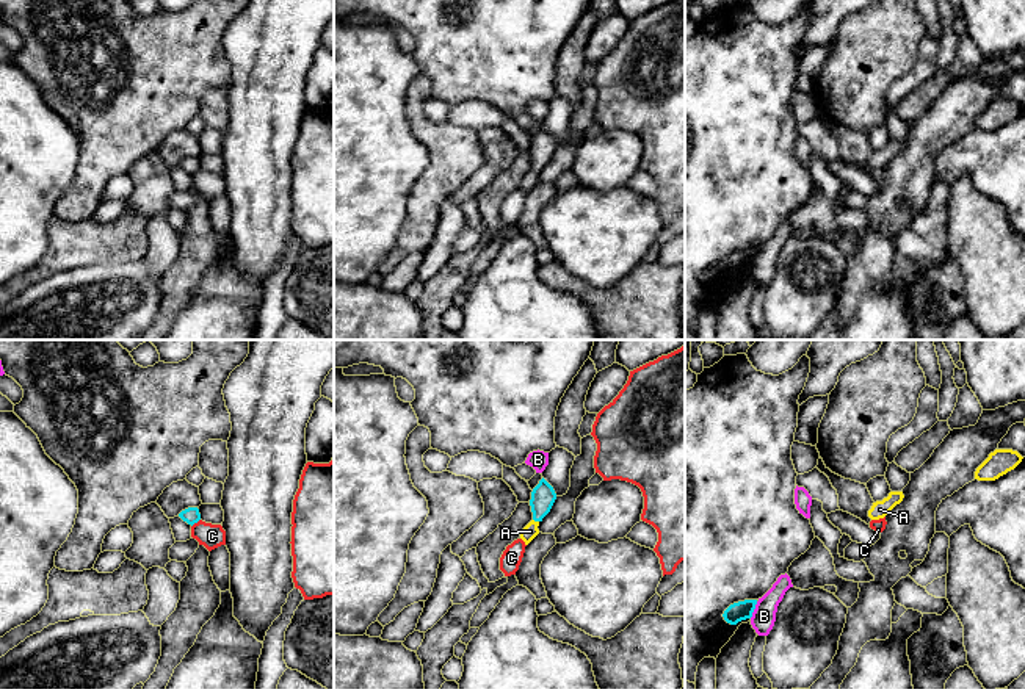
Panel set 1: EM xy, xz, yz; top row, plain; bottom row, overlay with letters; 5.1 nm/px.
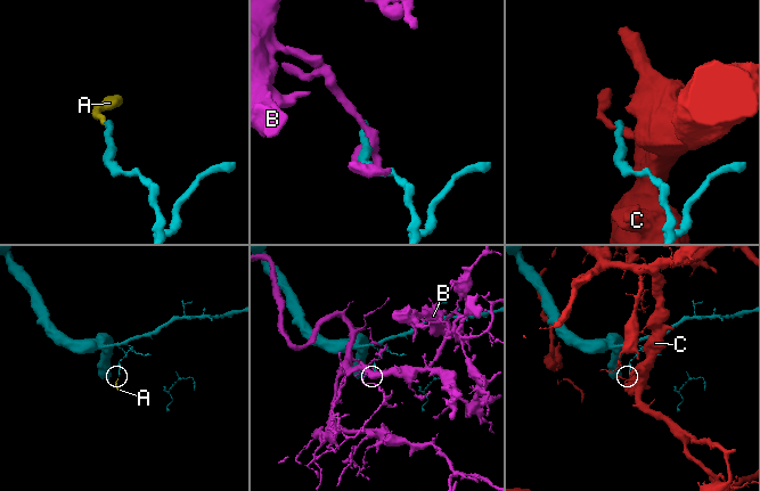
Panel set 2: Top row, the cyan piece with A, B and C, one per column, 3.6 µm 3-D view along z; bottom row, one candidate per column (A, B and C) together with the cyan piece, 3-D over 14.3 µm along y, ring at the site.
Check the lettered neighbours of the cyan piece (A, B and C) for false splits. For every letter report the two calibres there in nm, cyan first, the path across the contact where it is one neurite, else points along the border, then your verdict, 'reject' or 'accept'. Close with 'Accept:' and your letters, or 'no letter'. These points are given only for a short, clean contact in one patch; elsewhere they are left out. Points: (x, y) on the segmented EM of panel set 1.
A: 130/80 nm | across xz (543, 497), (536, 520), (530, 531) | accept
B: 100/120 nm | reject
C: 90/130 nm | along xy (199, 519), (191, 526) | reject
Accept: A

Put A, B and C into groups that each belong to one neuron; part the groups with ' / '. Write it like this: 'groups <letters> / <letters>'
groups A / B / C

